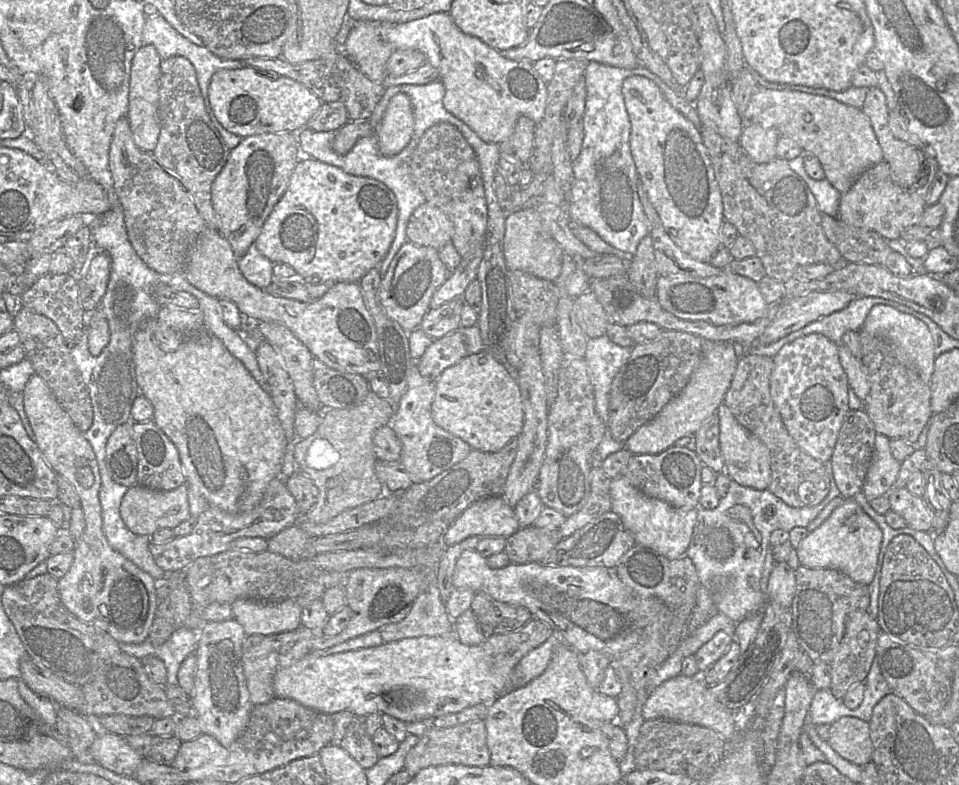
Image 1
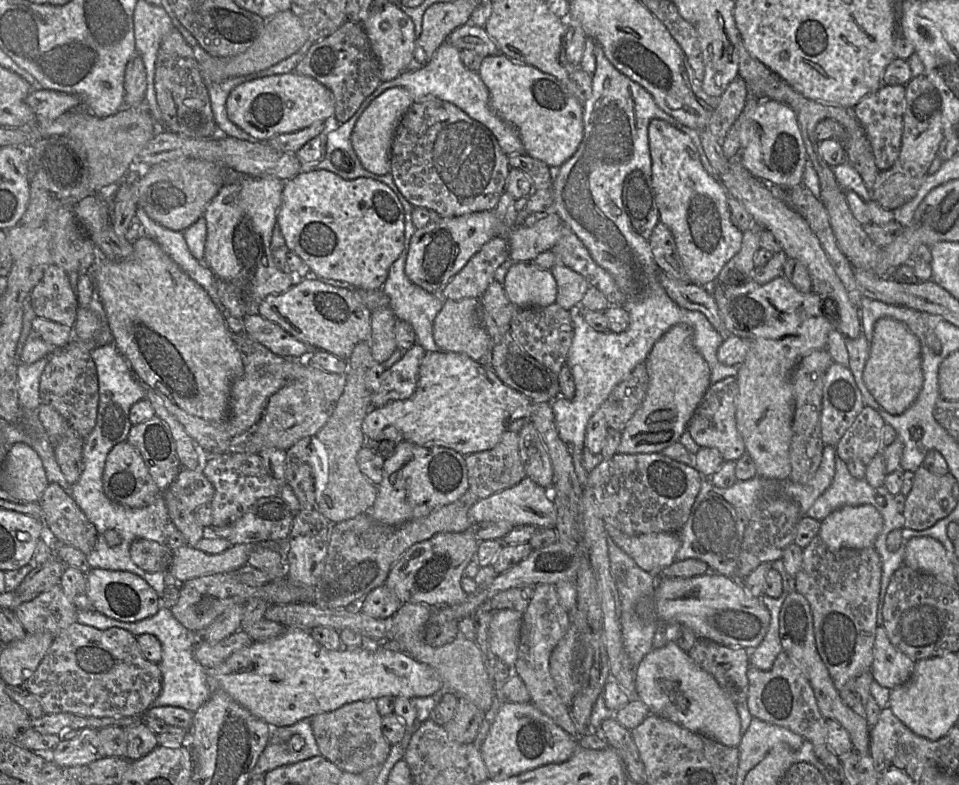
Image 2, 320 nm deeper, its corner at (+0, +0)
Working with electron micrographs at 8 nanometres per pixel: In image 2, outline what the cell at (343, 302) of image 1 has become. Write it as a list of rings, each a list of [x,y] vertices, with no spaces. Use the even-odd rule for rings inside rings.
[[[316,277],[298,278],[295,284],[281,294],[270,294],[259,305],[258,314],[277,324],[295,339],[312,349],[329,352],[347,360],[354,347],[360,342],[369,342],[371,337],[371,311],[354,295],[351,287],[338,287]]]

